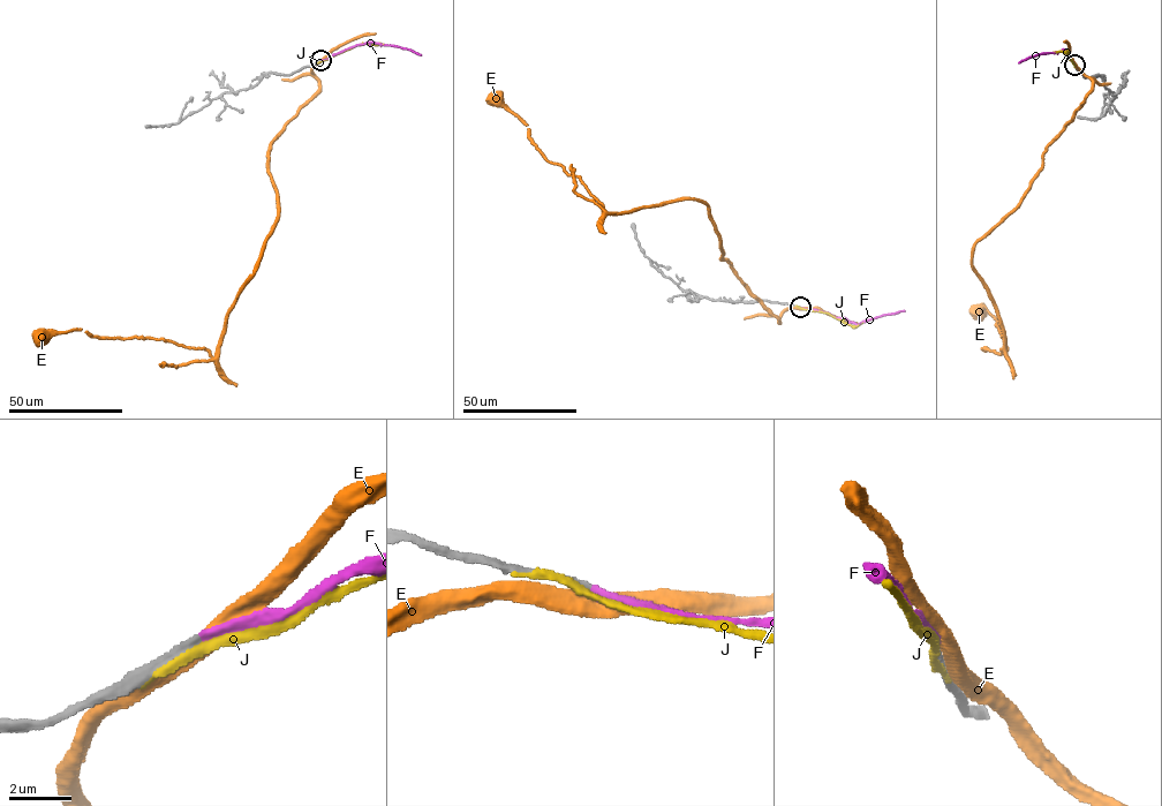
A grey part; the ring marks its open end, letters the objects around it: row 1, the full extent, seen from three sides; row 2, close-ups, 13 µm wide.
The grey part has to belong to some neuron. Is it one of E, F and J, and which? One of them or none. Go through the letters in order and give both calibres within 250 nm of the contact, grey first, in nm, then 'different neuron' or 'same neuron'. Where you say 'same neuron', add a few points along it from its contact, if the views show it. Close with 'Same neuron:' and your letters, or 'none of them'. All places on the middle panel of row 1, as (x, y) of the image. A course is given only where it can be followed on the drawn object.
E: calibres 260 and 440 nm; different neuron
F: calibres 240 and 240 nm; same neuron; course (799, 308), (827, 311), (859, 324), (905, 310)
J: calibres 240 and 320 nm; different neuron
Same neuron: F

